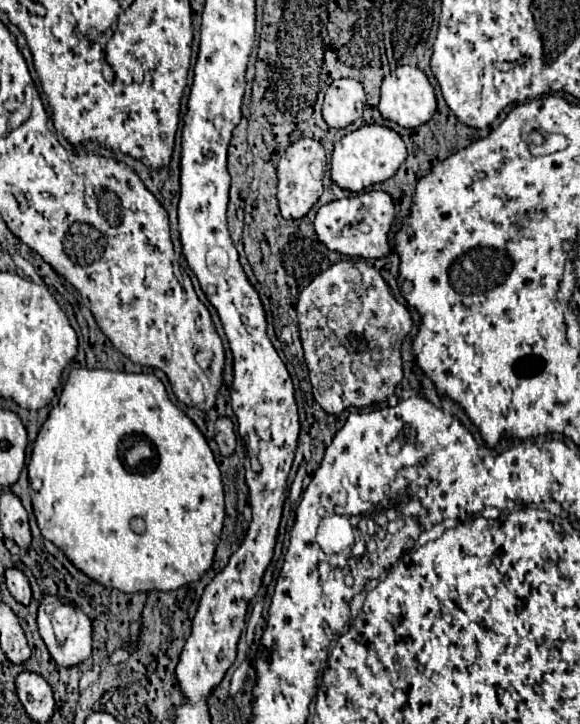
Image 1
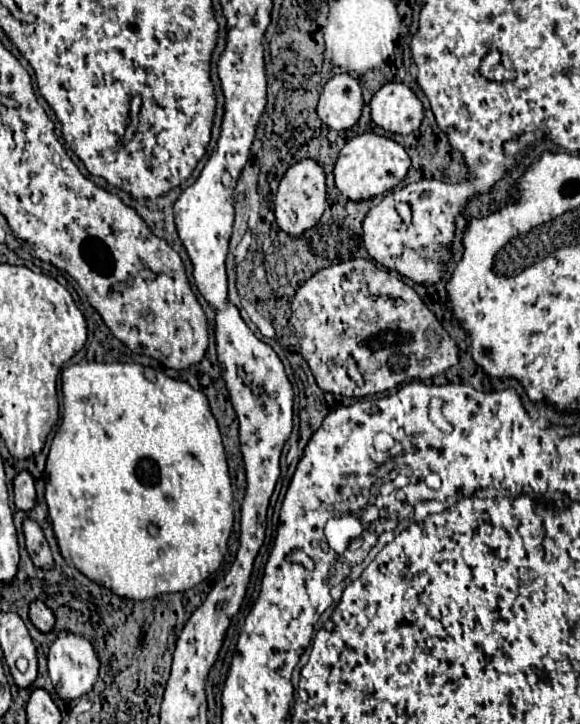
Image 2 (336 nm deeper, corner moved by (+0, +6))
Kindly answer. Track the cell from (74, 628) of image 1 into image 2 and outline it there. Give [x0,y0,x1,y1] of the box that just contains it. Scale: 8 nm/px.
[48,630,100,698]

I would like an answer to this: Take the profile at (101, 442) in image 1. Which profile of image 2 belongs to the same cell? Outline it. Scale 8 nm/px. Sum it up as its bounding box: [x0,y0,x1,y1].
[44,362,234,600]

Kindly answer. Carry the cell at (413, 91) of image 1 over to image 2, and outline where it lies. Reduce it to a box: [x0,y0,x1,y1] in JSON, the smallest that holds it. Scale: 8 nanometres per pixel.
[370,82,424,134]

